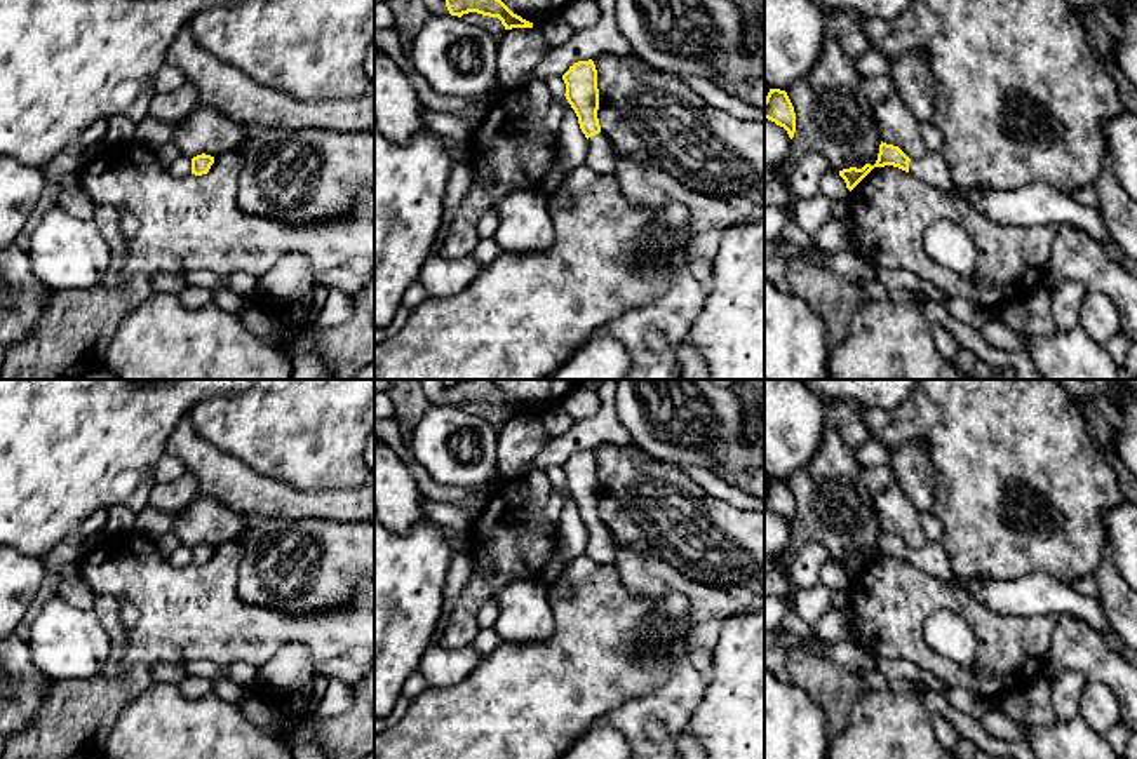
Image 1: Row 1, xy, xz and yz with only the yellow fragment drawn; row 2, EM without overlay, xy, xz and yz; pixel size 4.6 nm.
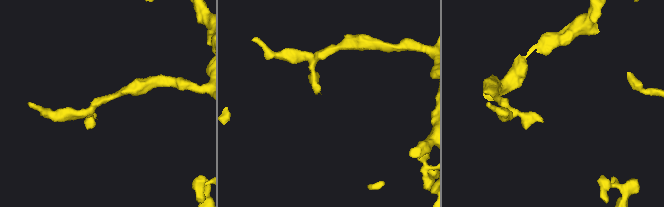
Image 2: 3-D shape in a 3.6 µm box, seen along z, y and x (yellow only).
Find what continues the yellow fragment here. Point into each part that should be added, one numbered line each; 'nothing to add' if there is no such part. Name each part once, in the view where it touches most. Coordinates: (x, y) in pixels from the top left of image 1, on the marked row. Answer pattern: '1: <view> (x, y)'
1: xz (601, 157)

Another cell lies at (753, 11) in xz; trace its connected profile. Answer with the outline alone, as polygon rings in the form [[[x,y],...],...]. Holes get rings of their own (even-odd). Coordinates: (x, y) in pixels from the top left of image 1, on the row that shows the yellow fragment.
[[[733,0],[743,16],[743,42],[750,54],[764,57],[764,0]]]

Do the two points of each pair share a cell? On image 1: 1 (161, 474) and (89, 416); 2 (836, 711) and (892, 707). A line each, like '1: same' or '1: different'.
1: different
2: different

